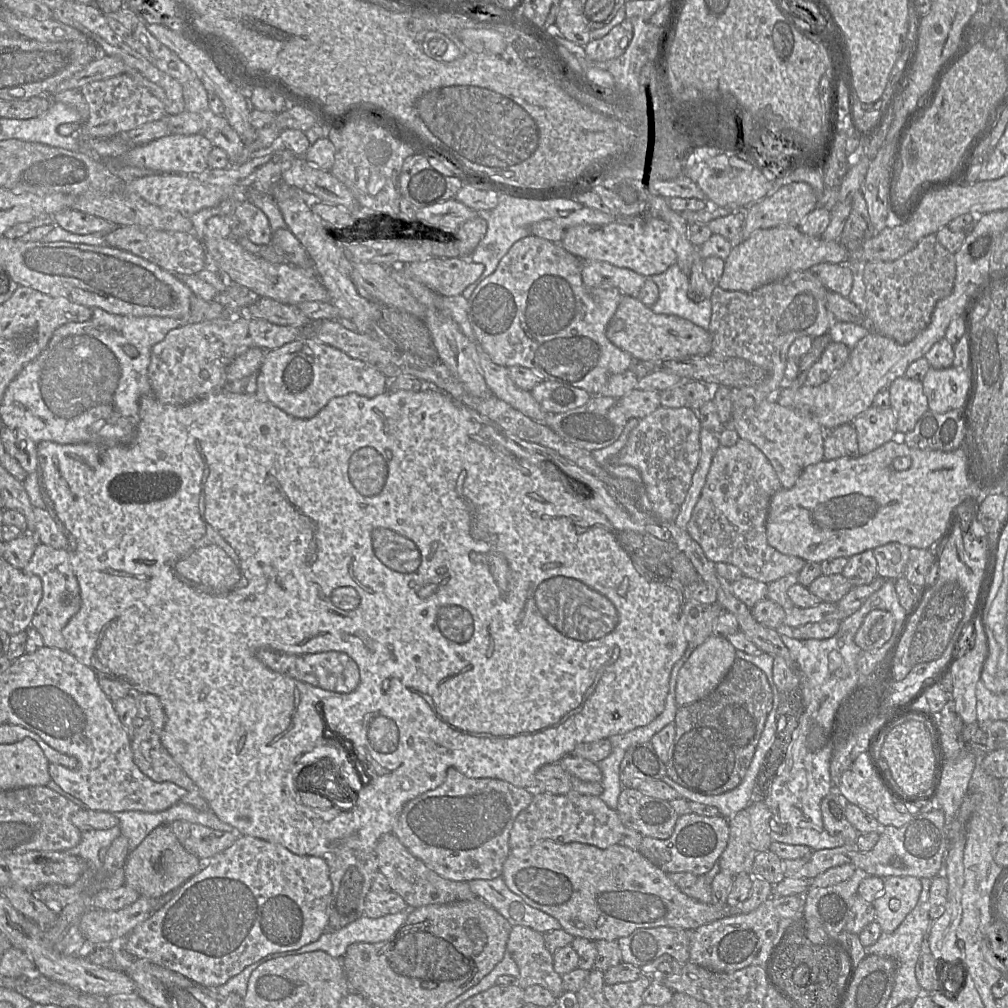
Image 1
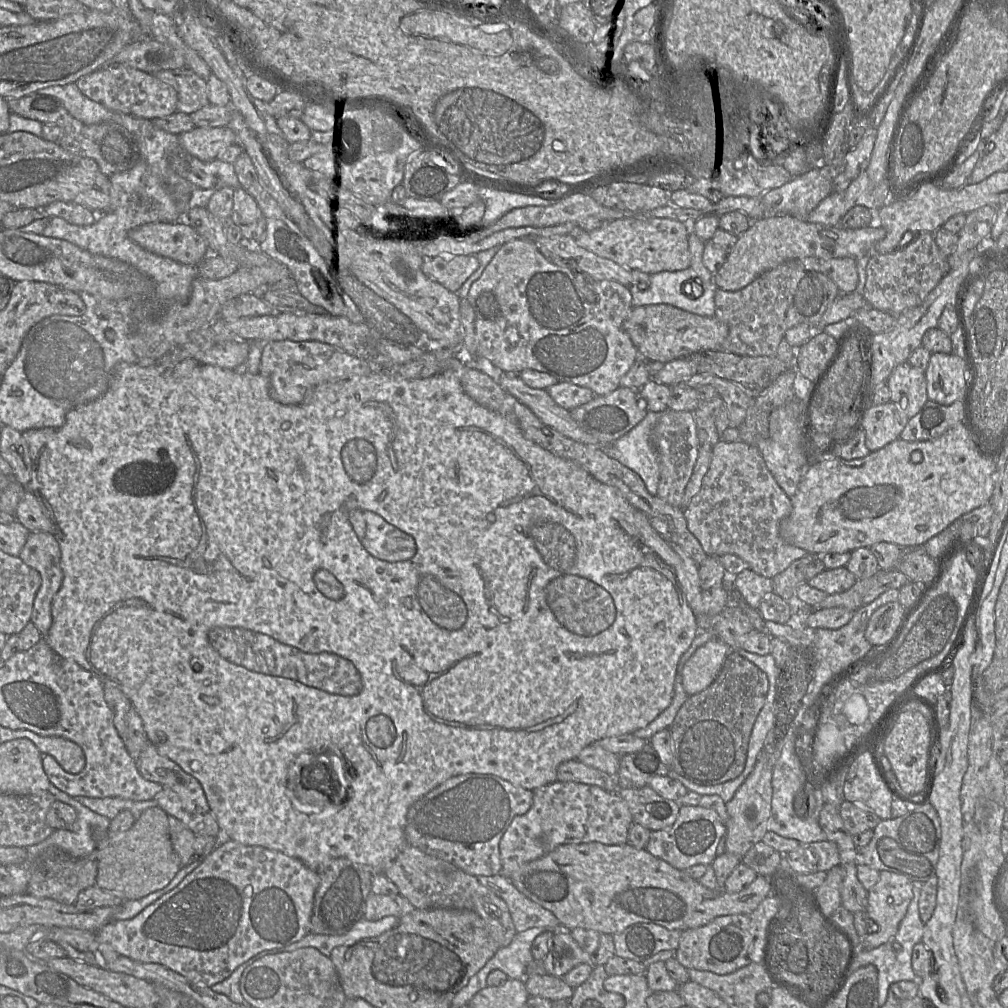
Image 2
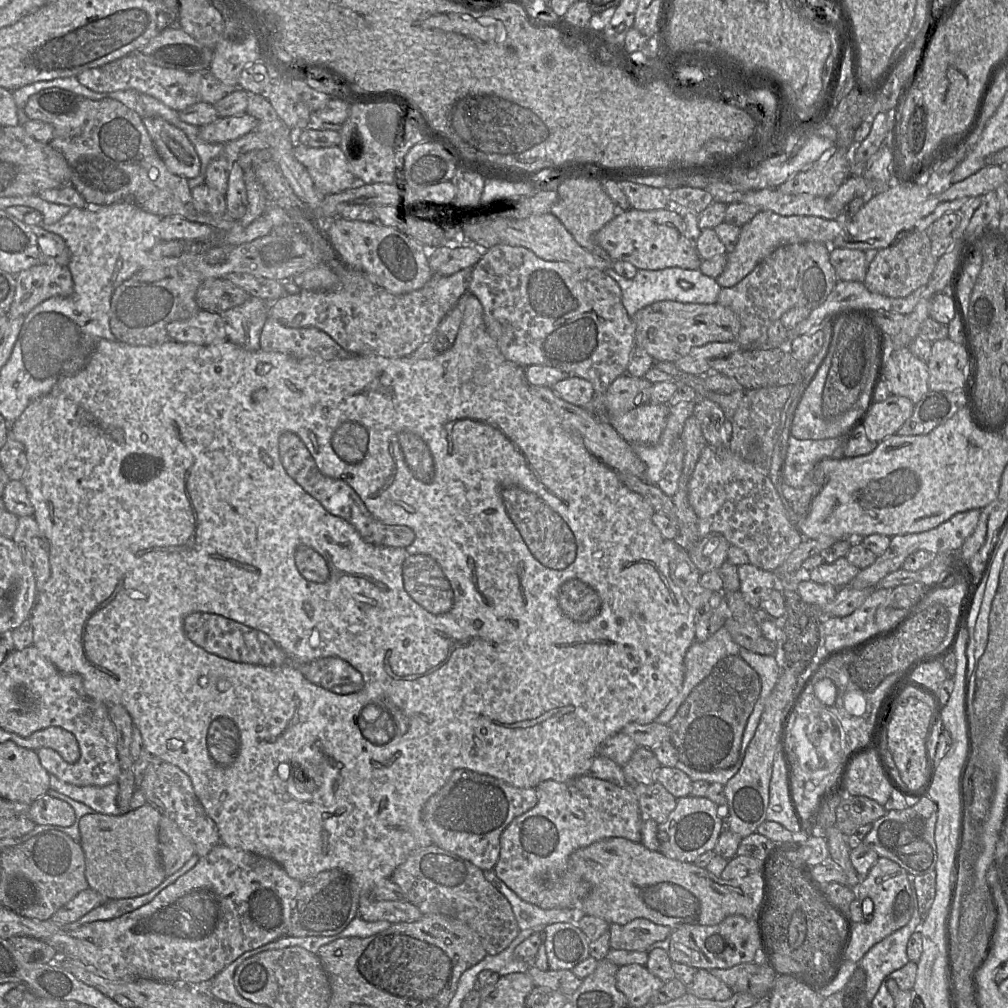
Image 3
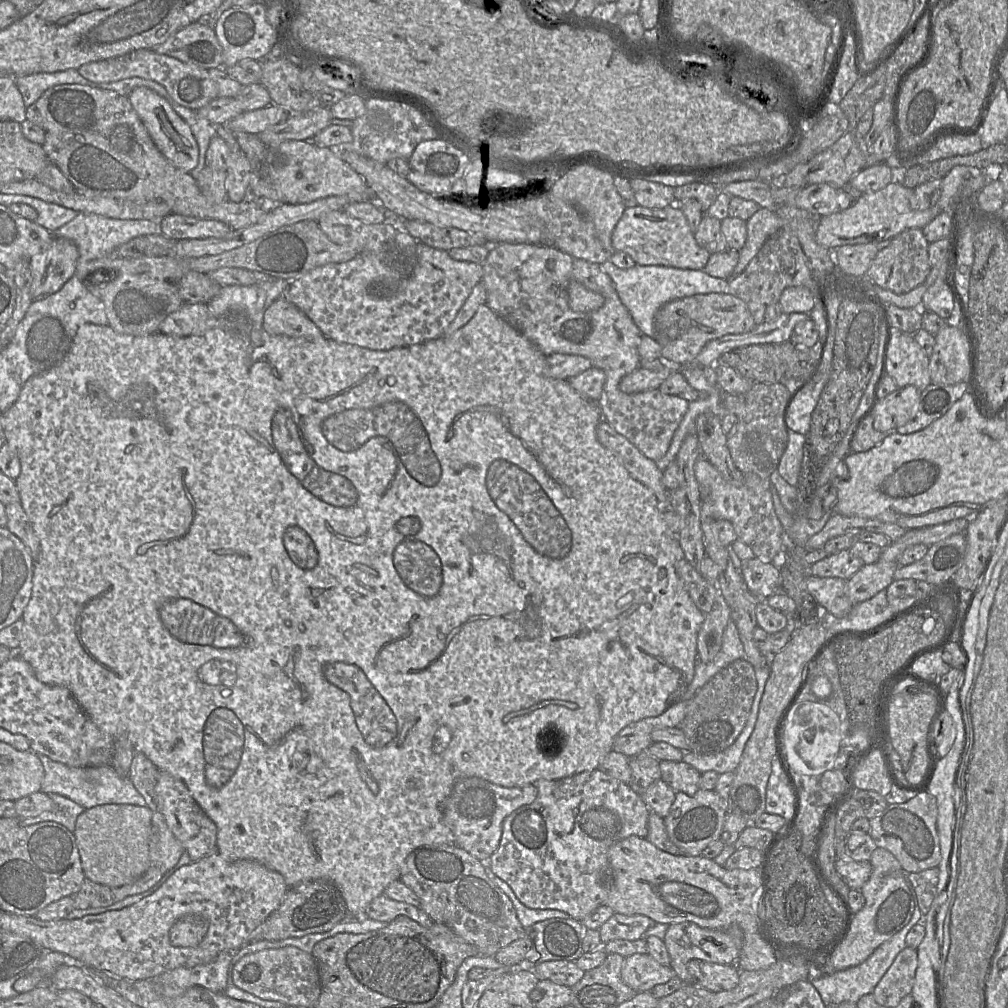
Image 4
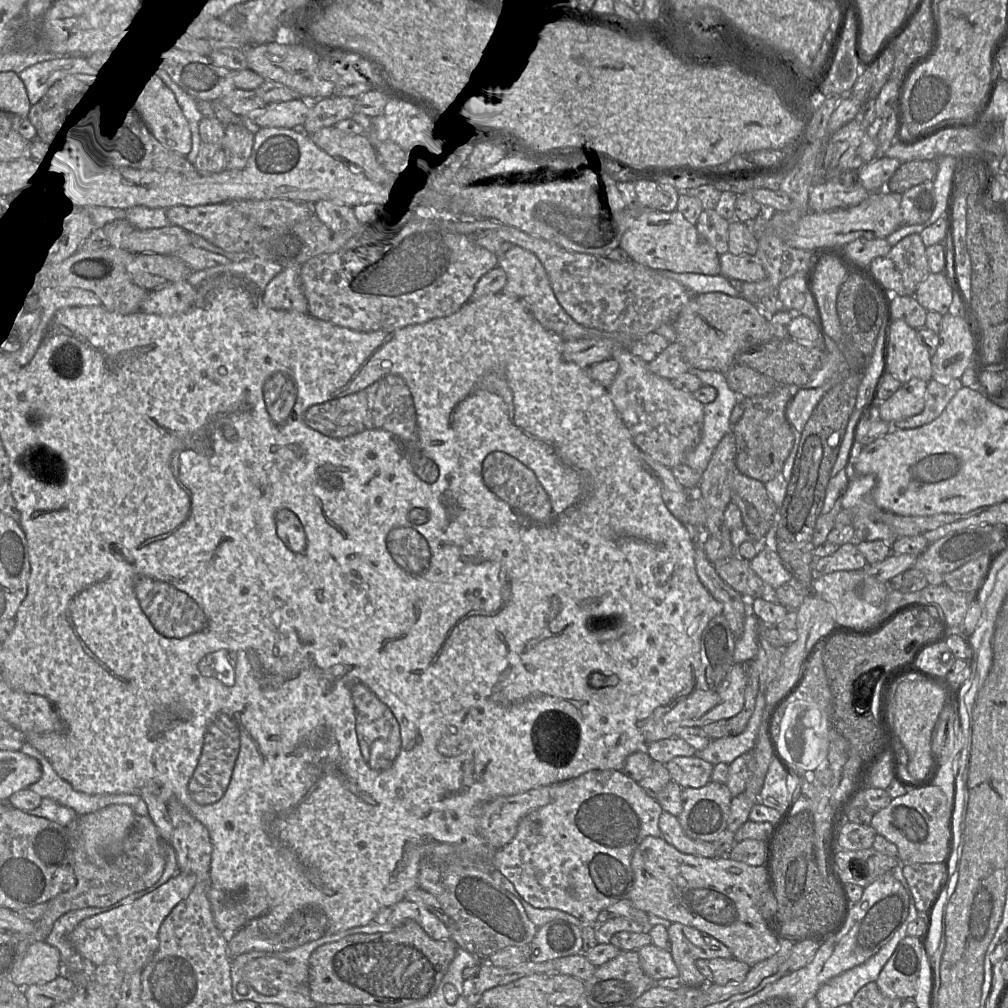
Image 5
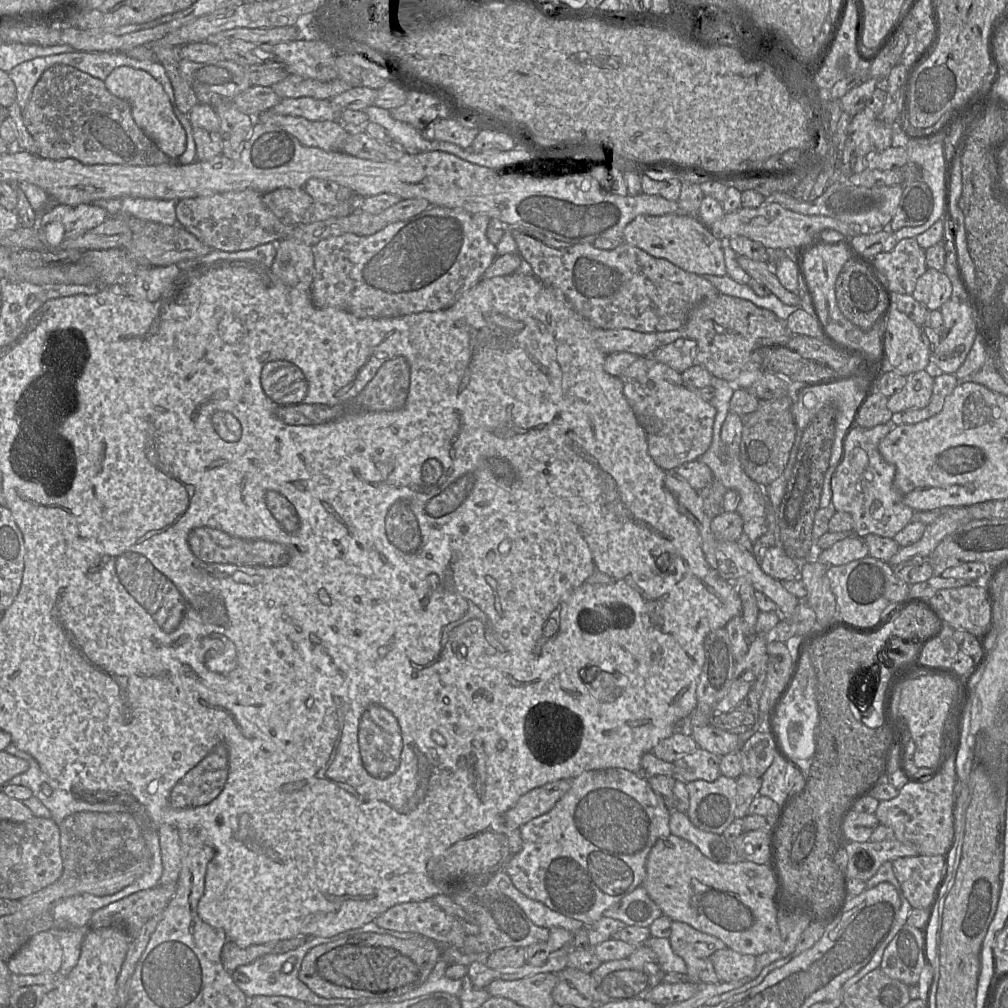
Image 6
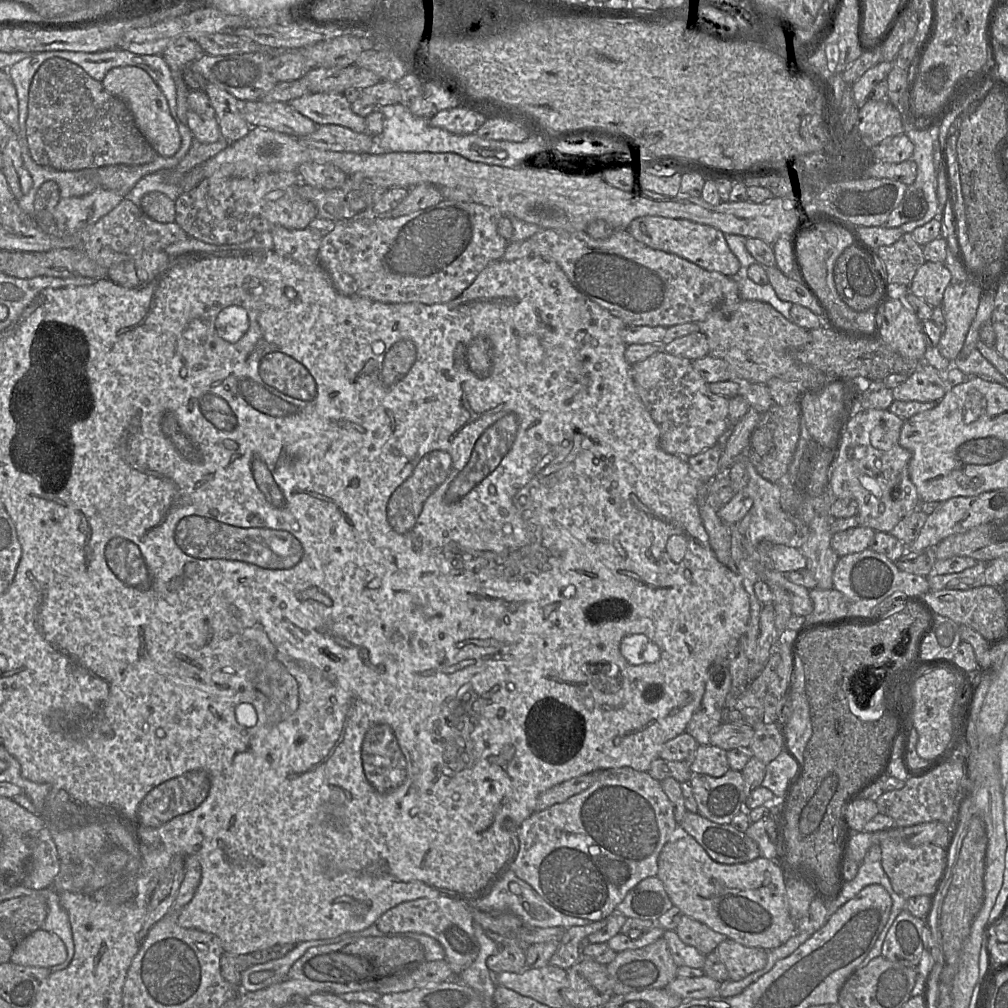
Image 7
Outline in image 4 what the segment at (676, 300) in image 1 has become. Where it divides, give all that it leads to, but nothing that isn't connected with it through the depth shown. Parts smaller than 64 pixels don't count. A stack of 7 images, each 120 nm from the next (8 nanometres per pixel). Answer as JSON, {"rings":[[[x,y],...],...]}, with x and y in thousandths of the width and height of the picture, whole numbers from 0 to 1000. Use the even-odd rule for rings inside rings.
{"rings":[[[605,258],[595,263],[596,267],[605,274],[616,300],[623,307],[636,331],[646,335],[649,335],[650,312],[660,301],[691,292],[723,292],[722,277],[706,275],[698,268],[634,262],[630,262],[624,267],[617,267]]]}

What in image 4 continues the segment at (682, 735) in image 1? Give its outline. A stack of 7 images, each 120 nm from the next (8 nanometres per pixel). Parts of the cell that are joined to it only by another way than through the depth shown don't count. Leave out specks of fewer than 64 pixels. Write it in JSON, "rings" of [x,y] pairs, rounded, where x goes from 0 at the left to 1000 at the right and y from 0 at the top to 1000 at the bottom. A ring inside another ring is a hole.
{"rings":[[[732,654],[715,664],[685,693],[683,707],[675,718],[685,745],[700,749],[725,740],[738,723],[752,685],[750,667],[739,654]]]}

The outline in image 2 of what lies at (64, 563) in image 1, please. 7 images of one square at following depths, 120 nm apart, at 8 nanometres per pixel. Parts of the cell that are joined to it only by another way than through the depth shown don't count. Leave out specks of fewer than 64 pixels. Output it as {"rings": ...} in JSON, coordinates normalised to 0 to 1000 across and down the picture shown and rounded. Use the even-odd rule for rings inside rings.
{"rings":[[[30,528],[19,553],[41,572],[30,616],[38,623],[44,634],[52,619],[52,596],[63,576],[60,543],[52,529]]]}

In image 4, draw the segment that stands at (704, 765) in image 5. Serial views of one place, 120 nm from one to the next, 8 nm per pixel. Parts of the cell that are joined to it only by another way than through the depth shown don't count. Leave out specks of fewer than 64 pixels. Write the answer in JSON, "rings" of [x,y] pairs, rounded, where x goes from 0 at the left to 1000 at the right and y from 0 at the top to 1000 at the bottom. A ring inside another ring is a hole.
{"rings":[[[655,755],[656,773],[669,785],[688,789],[693,784],[695,767],[678,755]]]}

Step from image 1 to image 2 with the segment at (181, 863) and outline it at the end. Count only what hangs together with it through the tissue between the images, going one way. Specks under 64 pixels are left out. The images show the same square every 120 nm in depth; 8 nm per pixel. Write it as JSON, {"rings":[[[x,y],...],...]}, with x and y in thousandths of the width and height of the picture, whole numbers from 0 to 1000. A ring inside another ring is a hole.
{"rings":[[[157,800],[145,803],[124,825],[111,826],[107,823],[95,834],[95,842],[98,847],[94,877],[122,893],[137,893],[164,881],[182,860],[169,833],[167,808]]]}

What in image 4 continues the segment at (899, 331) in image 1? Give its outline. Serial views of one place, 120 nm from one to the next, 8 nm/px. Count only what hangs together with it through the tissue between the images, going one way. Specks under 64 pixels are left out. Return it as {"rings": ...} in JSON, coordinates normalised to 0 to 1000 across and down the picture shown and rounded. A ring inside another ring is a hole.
{"rings":[[[903,226],[894,230],[885,236],[880,245],[871,249],[862,263],[859,275],[872,285],[890,292],[904,289],[918,279],[924,268],[921,242],[915,227]]]}

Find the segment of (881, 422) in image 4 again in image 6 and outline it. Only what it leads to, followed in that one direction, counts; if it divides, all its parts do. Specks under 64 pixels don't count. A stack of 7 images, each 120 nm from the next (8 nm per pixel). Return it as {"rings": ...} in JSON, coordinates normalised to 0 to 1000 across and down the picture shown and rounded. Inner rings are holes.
{"rings":[[[918,366],[900,373],[898,383],[884,394],[880,404],[885,410],[919,404],[924,396],[927,374]]]}

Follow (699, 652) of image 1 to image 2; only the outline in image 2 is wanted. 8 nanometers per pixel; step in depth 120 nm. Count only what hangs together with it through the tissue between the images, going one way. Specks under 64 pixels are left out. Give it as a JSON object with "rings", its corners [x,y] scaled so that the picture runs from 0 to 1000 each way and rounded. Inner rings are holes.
{"rings":[[[710,632],[688,647],[677,666],[677,679],[683,690],[696,687],[707,678],[725,646],[720,638]]]}

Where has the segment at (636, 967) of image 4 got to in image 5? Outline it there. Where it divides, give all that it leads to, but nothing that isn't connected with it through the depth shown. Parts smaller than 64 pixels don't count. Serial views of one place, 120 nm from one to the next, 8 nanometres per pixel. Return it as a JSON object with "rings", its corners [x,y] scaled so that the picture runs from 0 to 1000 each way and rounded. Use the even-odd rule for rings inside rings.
{"rings":[[[644,937],[635,940],[633,945],[638,963],[647,972],[674,968],[674,961],[664,943]]]}

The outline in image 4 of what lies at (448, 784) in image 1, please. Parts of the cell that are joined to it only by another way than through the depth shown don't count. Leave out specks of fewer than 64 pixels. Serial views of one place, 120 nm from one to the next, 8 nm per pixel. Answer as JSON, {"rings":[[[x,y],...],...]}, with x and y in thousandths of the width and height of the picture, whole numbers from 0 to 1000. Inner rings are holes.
{"rings":[[[473,771],[457,772],[441,794],[438,801],[438,811],[442,819],[447,823],[451,837],[466,846],[478,855],[484,855],[487,848],[493,843],[498,830],[498,819],[502,811],[514,802],[529,797],[534,789],[532,778],[523,778],[513,781],[500,781],[489,778]]]}

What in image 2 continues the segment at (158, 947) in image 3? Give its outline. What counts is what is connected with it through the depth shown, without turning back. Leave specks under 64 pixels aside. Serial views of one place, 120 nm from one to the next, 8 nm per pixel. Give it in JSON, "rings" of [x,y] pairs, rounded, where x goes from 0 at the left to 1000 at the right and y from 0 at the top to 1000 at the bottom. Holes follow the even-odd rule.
{"rings":[[[218,831],[218,835],[214,841],[206,847],[199,857],[186,868],[174,882],[145,900],[133,911],[117,914],[111,913],[95,924],[94,928],[97,934],[108,937],[119,947],[144,955],[160,956],[195,977],[209,979],[227,969],[236,958],[246,953],[254,946],[262,942],[279,940],[296,935],[307,927],[312,889],[316,876],[317,870],[315,865],[308,862],[295,851],[259,839],[242,838],[229,832]]]}

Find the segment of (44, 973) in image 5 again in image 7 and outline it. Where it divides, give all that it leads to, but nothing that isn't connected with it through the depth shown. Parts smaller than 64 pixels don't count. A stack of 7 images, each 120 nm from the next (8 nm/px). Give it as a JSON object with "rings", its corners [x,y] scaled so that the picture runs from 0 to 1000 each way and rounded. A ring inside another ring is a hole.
{"rings":[[[37,923],[13,942],[10,954],[22,958],[51,960],[65,951],[62,933],[52,925]]]}

